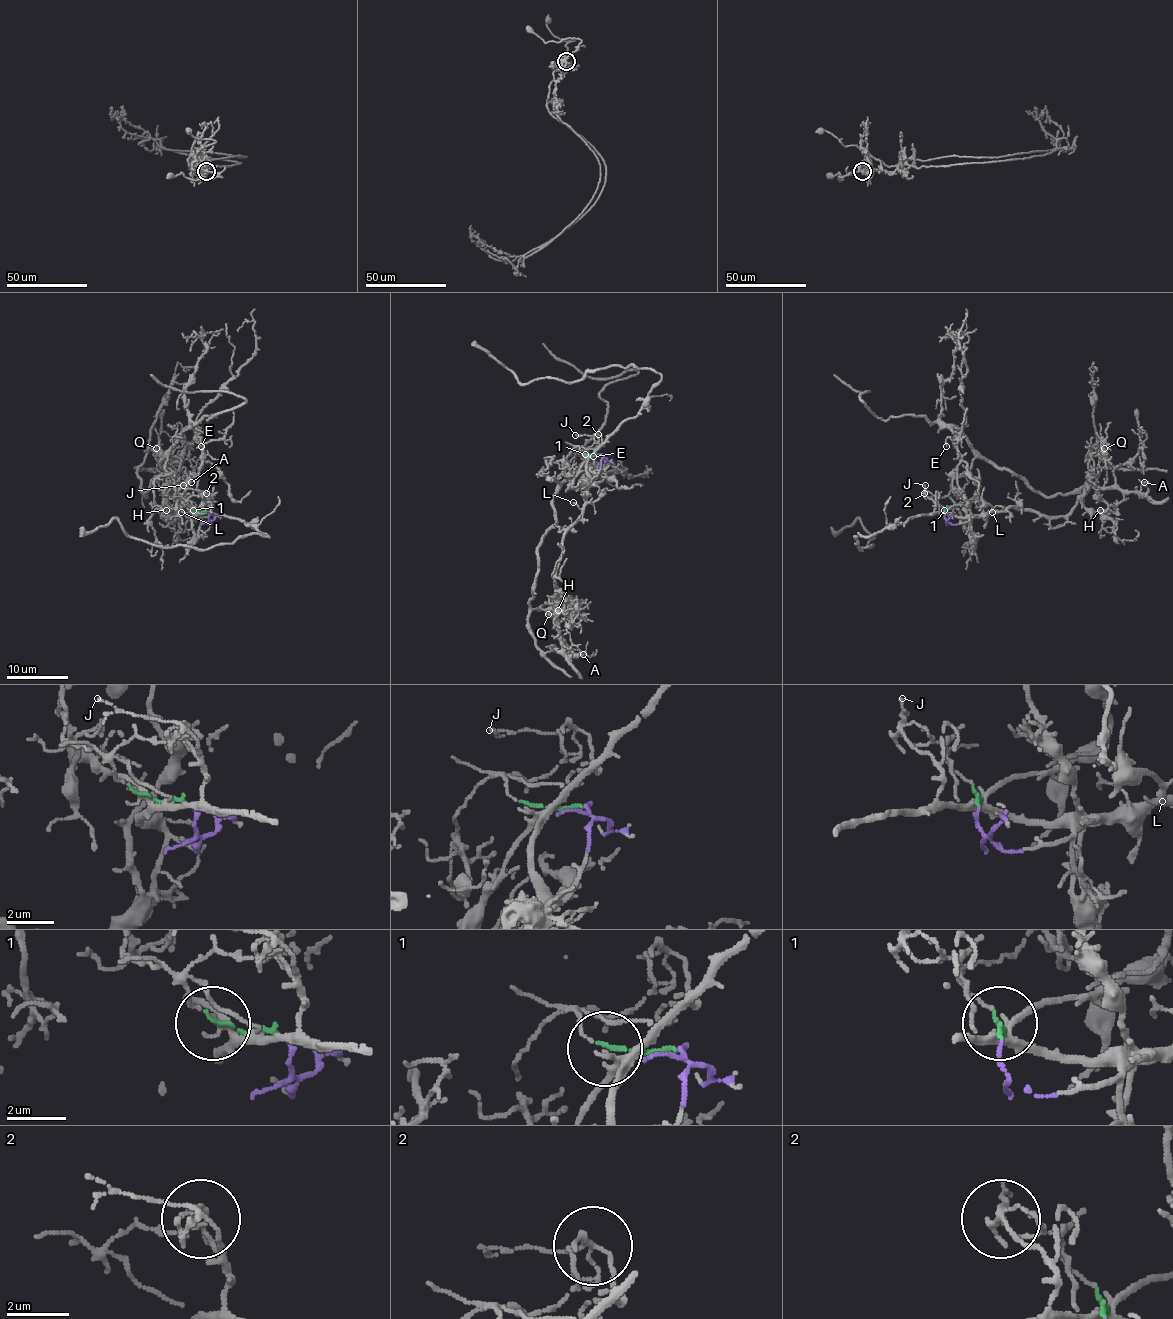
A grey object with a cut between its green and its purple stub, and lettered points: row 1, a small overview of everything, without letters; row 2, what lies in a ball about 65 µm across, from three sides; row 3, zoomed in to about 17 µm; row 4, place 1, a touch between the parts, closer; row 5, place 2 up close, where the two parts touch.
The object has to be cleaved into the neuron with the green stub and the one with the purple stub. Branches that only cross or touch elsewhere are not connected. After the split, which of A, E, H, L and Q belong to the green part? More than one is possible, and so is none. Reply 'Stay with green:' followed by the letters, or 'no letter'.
Stay with green: E

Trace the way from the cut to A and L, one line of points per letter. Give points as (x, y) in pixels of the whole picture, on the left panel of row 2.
A: (208, 513), (210, 525), (179, 507), (164, 516), (164, 488), (170, 491), (177, 484), (191, 482)
L: (208, 513), (210, 525), (194, 513), (180, 511)

